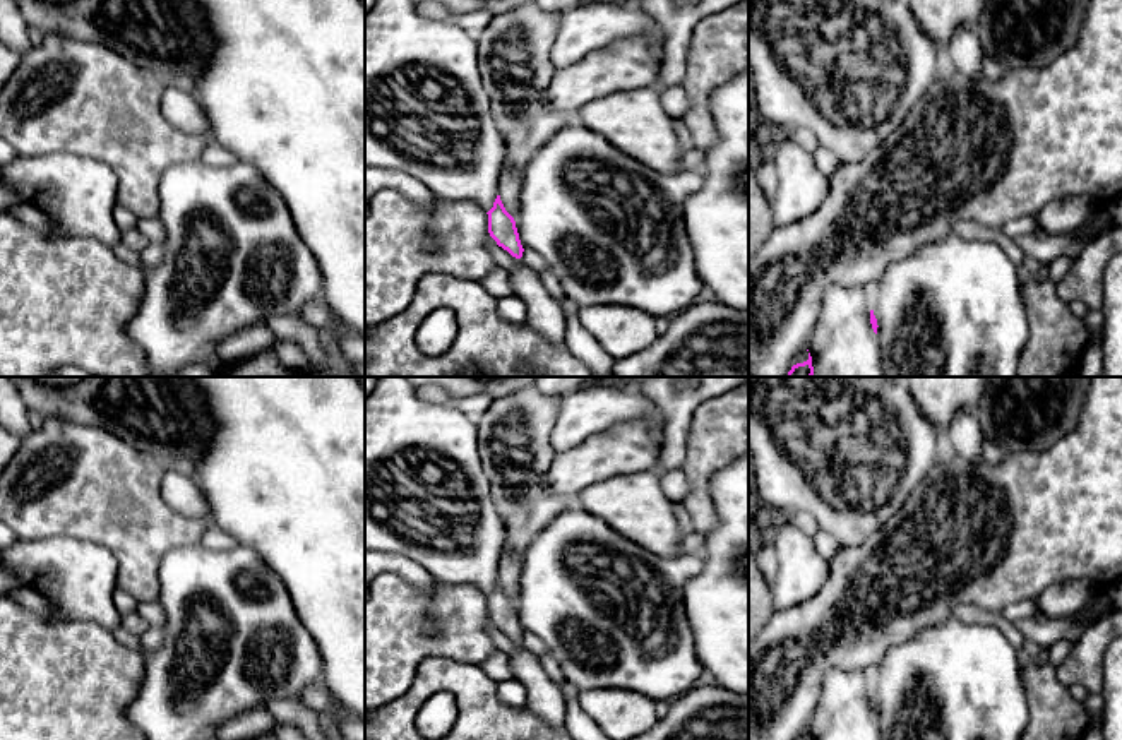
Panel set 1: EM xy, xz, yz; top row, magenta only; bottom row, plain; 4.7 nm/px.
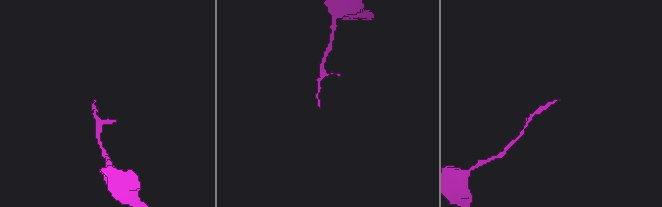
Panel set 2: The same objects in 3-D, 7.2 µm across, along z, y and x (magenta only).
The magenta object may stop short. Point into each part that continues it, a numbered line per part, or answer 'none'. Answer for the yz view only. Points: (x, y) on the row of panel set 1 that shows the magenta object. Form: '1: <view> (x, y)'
none

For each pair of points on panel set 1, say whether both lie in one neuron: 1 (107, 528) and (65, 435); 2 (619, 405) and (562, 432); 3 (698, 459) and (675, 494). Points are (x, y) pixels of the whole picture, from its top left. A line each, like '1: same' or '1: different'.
1: same
2: same
3: different

